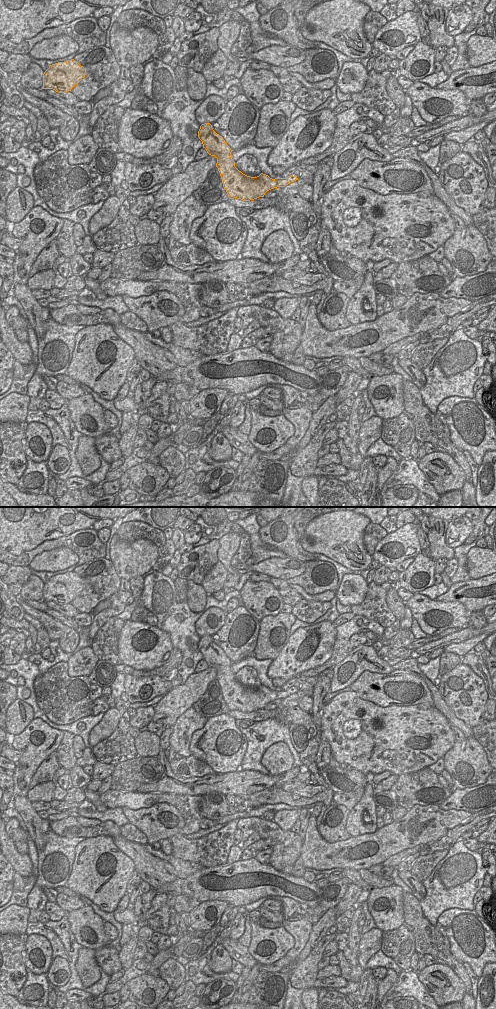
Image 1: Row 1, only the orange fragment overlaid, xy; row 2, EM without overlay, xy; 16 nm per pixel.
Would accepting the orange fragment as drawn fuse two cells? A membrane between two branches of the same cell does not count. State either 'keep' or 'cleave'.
keep

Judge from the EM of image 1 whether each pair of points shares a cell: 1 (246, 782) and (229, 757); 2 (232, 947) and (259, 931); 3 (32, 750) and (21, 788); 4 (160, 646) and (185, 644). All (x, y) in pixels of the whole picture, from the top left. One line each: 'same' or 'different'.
1: different
2: different
3: same
4: different

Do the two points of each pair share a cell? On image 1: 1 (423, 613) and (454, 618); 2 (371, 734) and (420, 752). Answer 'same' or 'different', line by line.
1: same
2: same

